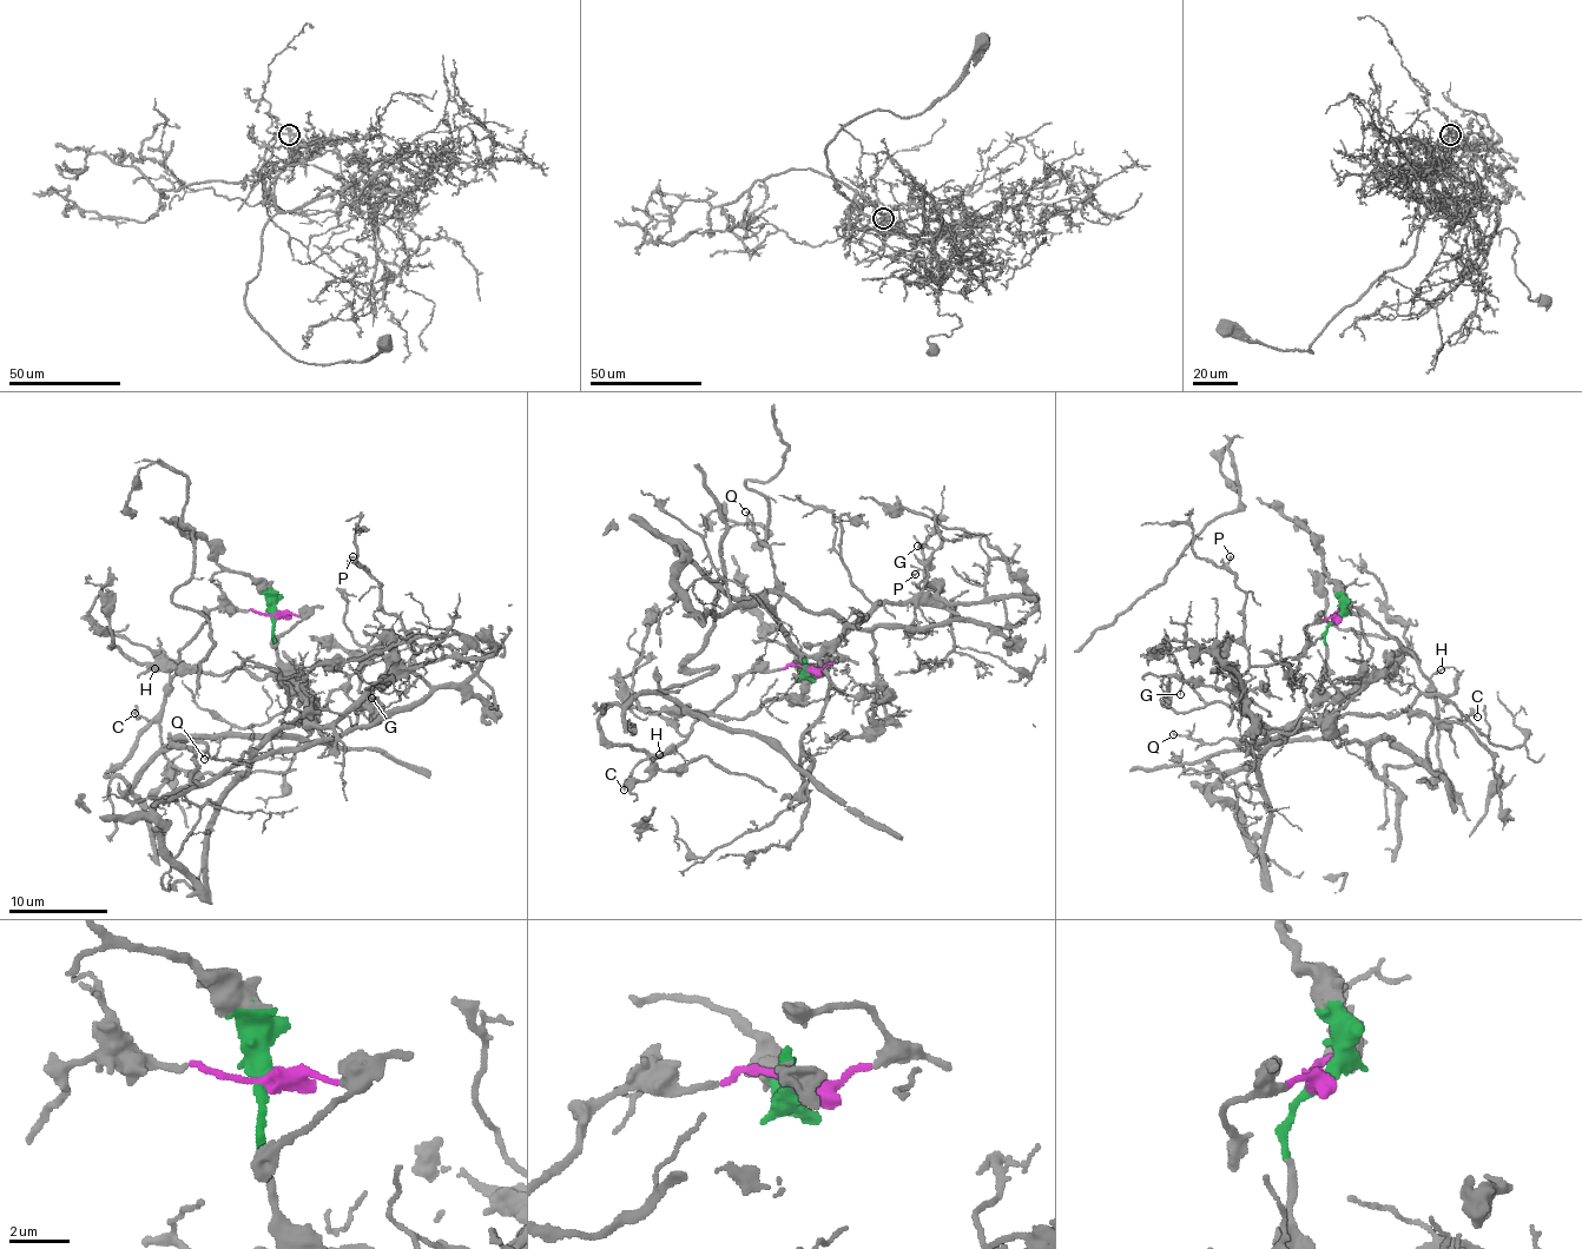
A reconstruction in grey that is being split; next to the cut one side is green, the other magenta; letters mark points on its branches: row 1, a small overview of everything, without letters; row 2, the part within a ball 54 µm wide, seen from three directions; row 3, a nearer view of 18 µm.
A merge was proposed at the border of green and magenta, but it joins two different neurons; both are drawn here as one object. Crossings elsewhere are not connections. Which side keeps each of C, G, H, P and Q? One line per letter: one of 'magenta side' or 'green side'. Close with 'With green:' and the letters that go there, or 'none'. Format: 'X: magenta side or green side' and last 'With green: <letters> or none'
C: magenta side
G: green side
H: magenta side
P: green side
Q: green side
With green: G, P, Q

